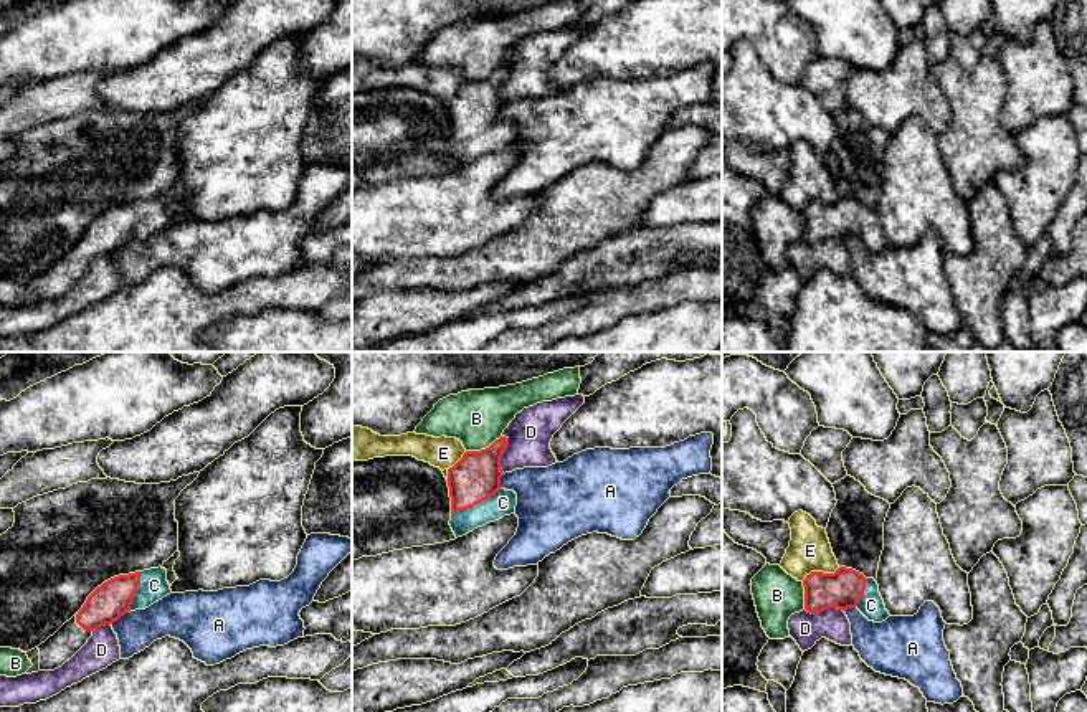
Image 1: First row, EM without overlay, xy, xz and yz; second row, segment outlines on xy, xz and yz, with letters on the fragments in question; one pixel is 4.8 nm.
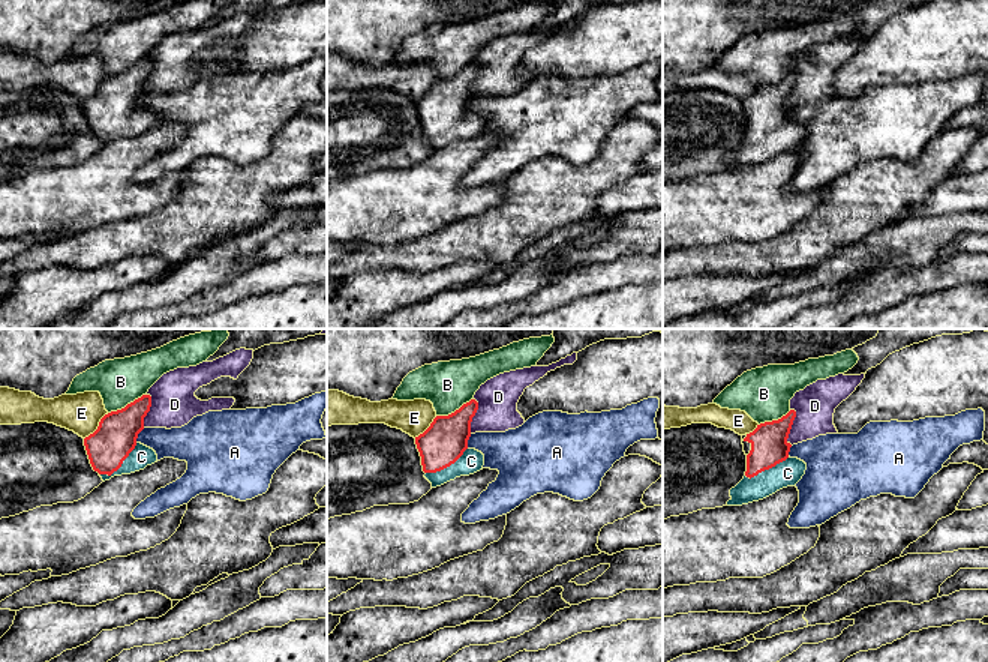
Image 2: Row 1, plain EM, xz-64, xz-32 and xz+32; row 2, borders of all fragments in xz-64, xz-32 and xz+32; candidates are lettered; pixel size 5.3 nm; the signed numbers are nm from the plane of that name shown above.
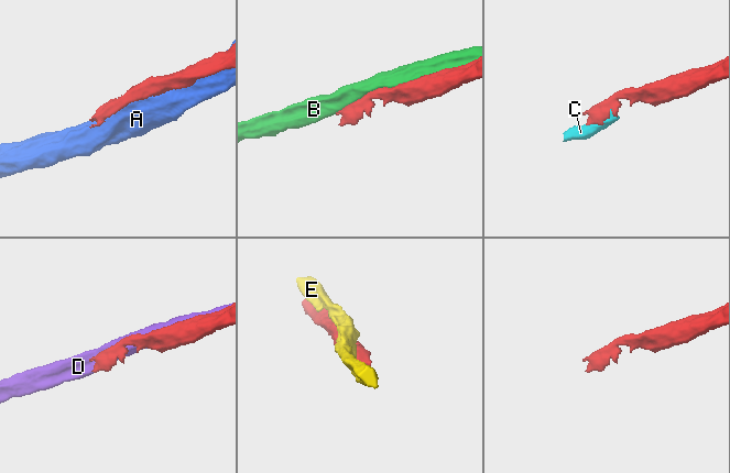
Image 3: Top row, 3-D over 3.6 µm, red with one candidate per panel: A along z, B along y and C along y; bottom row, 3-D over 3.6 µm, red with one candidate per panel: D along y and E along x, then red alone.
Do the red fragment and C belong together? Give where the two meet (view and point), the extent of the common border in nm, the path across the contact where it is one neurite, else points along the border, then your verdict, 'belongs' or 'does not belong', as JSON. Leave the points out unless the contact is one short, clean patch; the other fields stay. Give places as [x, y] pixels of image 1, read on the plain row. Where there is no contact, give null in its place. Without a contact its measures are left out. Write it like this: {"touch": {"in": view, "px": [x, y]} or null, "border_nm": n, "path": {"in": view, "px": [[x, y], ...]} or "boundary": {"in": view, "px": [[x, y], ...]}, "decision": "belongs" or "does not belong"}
{"touch": {"in": "xz", "px": [474, 134]}, "border_nm": 280, "decision": "belongs"}

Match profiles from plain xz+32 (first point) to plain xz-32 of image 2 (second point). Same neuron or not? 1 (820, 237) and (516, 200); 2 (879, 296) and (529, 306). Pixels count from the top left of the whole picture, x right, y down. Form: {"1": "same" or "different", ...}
{"1": "same", "2": "same"}

